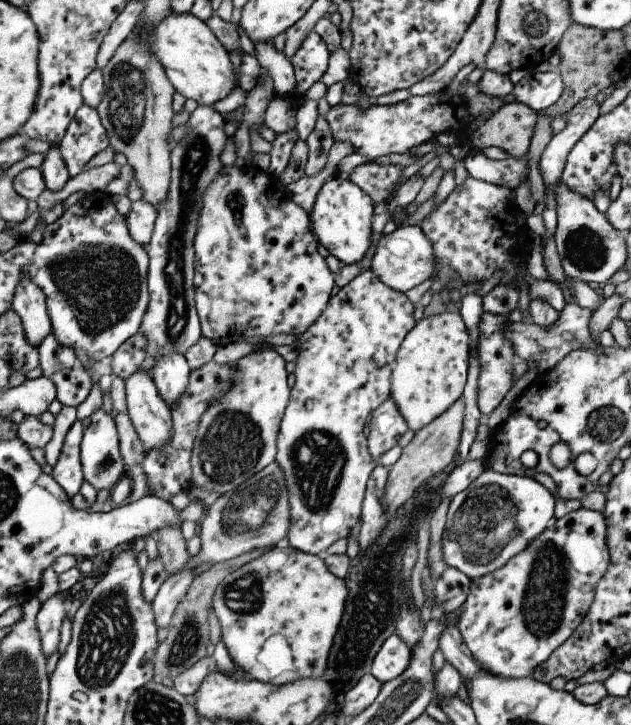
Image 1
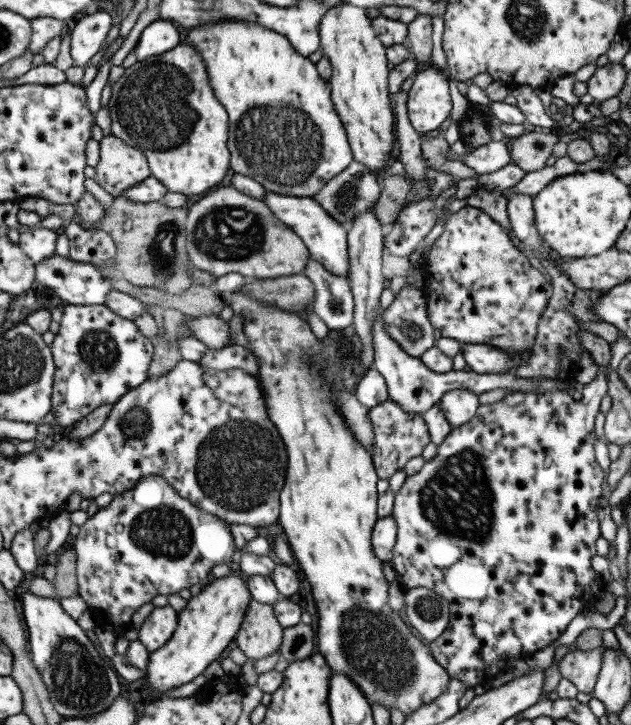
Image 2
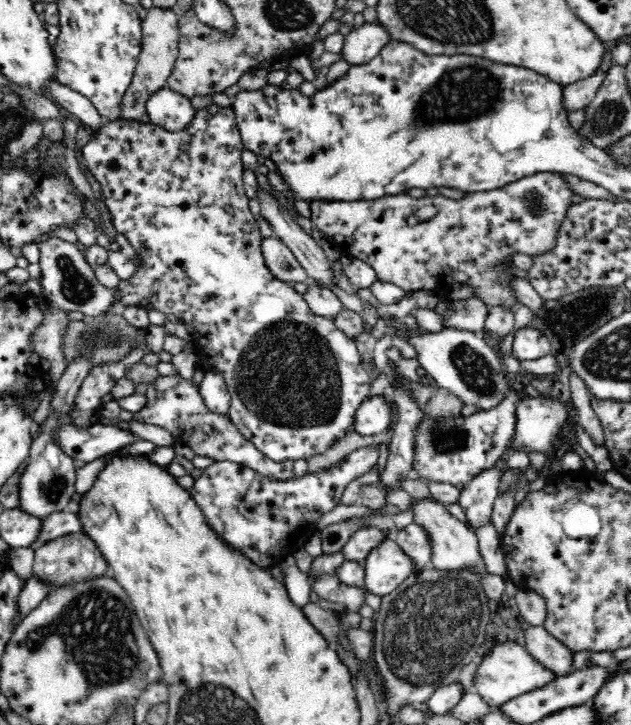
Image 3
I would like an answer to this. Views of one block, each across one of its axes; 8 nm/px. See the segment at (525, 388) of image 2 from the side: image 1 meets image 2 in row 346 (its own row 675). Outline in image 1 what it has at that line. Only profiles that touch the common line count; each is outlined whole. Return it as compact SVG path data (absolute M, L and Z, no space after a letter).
M392 633L380 647L371 664L372 676L381 684L398 678L410 664L412 658L409 647L397 634Z

